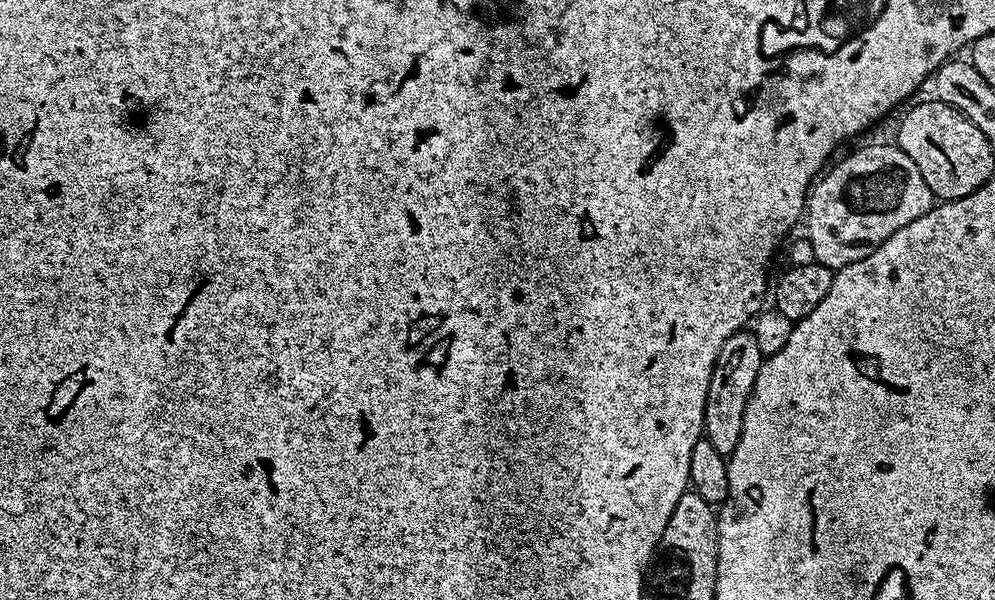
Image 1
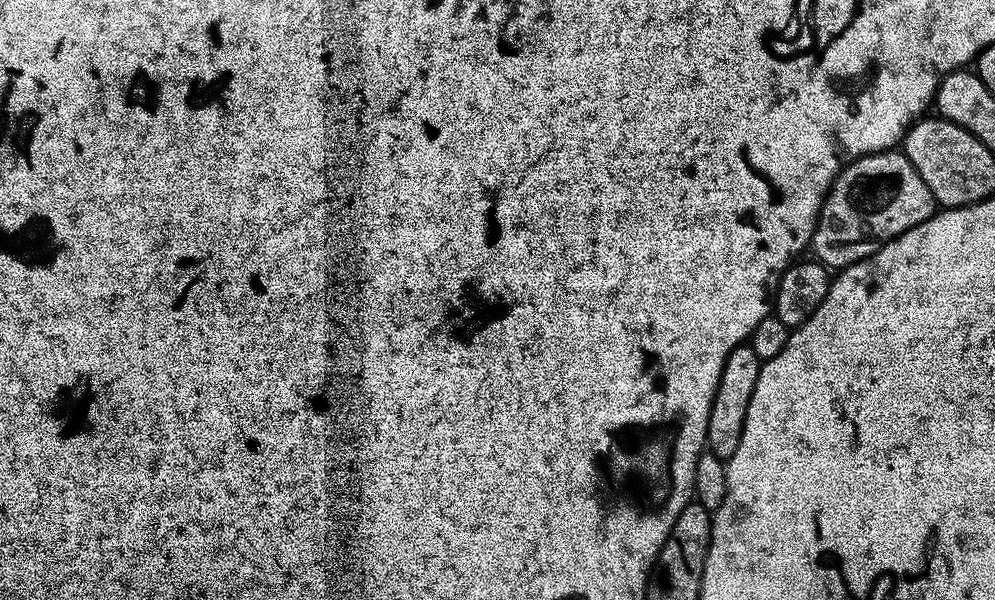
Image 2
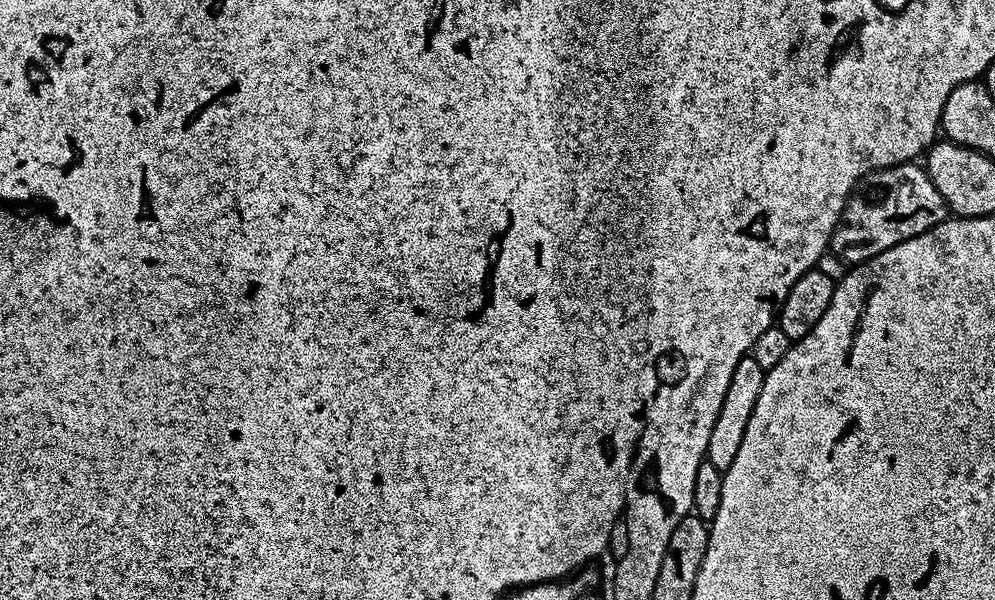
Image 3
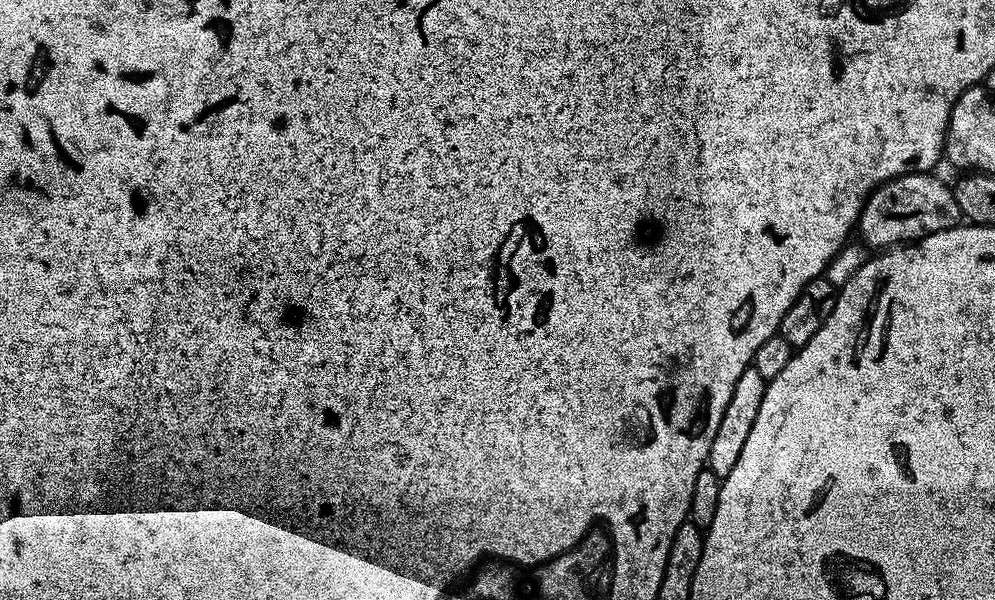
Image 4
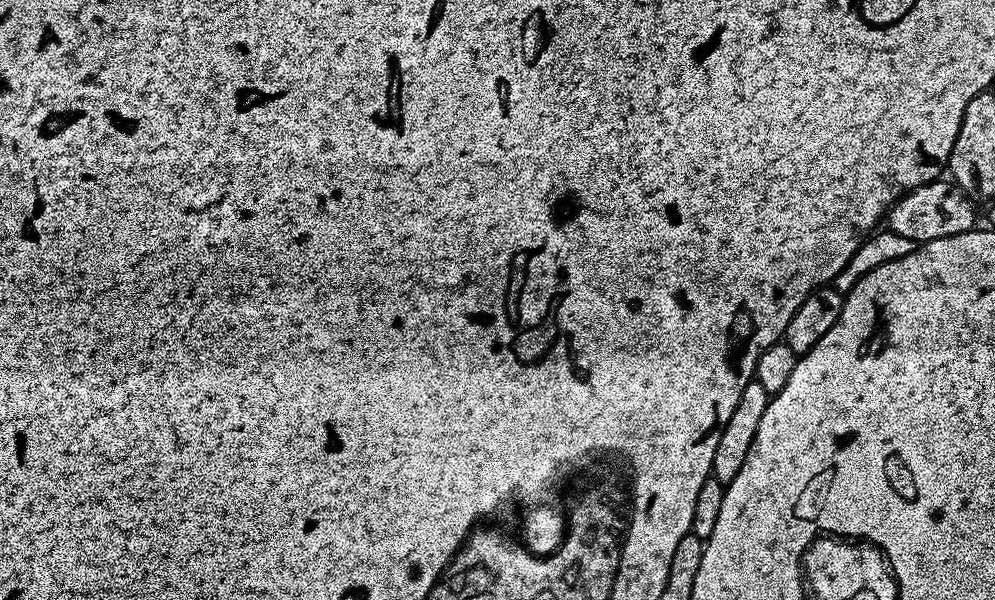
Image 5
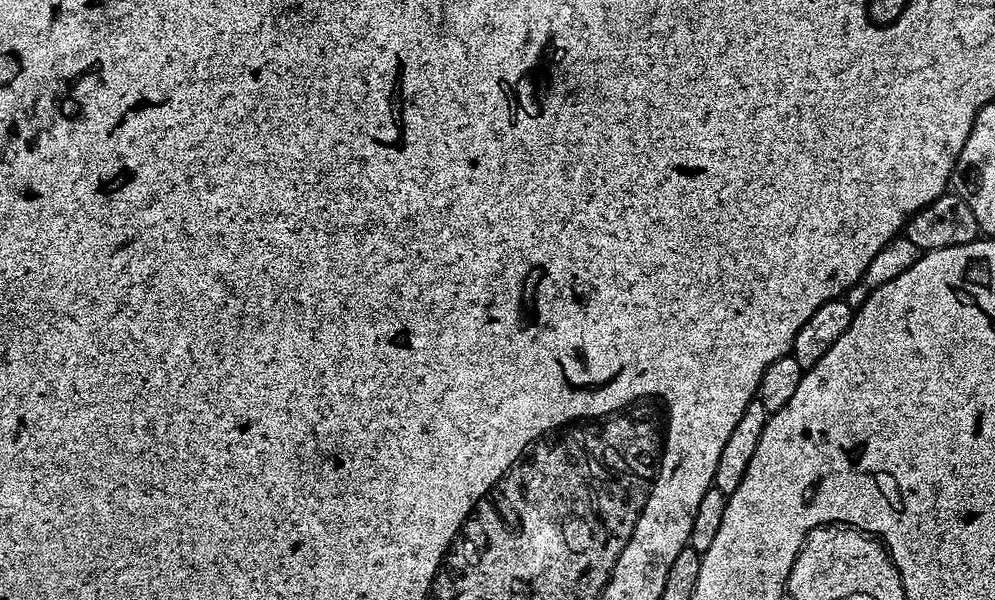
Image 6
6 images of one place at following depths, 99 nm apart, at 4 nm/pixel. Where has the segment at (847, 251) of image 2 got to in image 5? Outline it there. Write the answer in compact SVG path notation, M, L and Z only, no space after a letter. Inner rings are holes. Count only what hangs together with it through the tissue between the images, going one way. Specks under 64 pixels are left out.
M951 179L932 180L929 184L923 184L901 195L886 213L886 228L894 234L902 234L902 238L910 238L913 245L919 246L934 238L950 238L954 234L966 234L973 231L977 227L975 206L977 207L973 197L967 196Z

